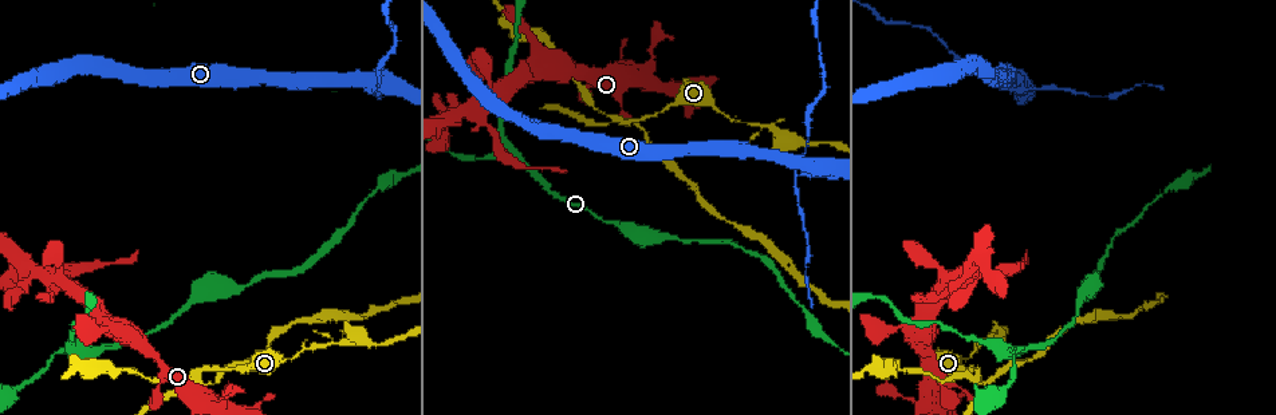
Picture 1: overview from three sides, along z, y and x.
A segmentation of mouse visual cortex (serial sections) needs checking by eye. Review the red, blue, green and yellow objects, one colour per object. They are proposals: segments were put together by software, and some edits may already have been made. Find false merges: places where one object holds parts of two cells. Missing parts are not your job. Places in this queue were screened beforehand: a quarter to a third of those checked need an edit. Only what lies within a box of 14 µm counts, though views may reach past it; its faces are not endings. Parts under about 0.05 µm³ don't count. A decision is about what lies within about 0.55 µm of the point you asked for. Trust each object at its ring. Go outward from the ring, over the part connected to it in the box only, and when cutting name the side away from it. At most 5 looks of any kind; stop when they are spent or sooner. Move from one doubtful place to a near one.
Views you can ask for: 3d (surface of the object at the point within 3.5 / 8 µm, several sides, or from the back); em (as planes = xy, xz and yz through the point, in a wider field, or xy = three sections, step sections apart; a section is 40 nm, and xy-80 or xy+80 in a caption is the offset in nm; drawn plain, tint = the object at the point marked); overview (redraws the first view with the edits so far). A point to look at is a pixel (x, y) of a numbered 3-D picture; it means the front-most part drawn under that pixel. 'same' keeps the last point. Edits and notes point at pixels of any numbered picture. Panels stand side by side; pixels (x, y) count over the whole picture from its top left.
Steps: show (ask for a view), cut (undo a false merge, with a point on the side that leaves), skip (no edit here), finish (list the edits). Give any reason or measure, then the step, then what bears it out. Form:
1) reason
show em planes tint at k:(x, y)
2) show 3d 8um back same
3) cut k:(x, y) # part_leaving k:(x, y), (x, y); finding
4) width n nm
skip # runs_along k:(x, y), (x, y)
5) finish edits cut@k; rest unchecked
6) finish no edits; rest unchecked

four arms meet
show 3d 3.5um at 1:(980, 373)

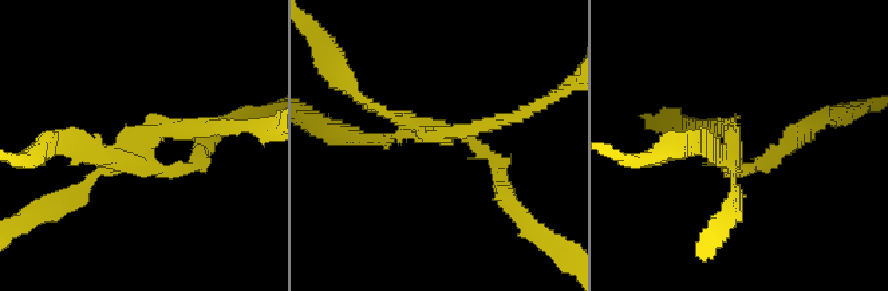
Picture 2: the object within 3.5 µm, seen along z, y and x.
arms 4; arm_widths 100, 150, 150, 200 nm
show em planes tint at 2:(150, 138)

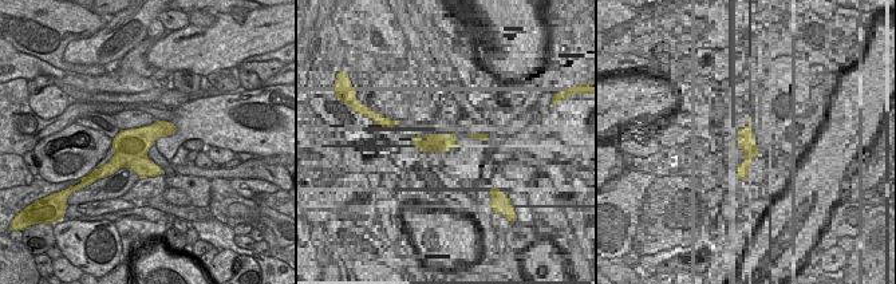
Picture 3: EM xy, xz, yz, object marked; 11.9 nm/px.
cut 2:(760, 160) # part_leaving 2:(725, 158), (694, 142), (652, 154); a second cell is stuck on

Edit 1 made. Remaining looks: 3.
show overview

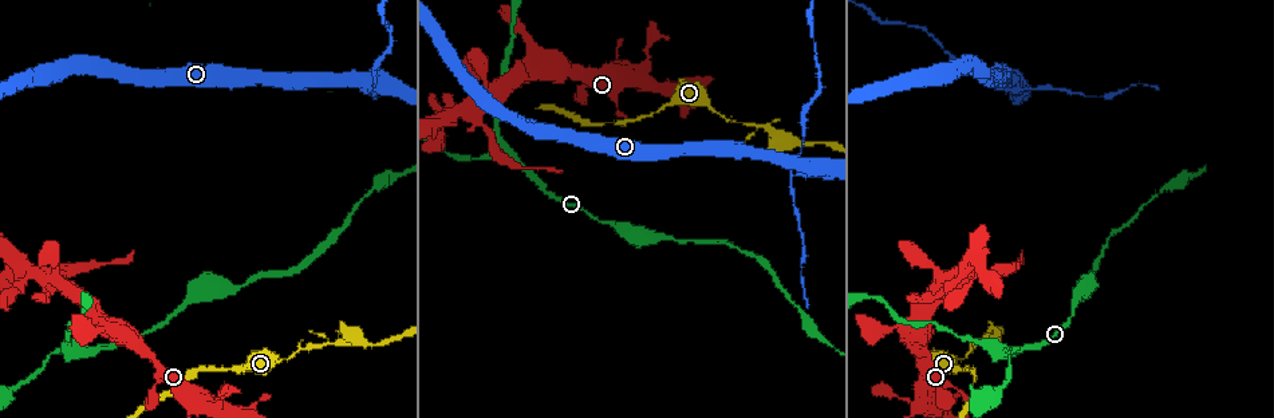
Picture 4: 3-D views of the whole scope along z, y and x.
four arms meet
show 3d 8um at 4:(642, 67)

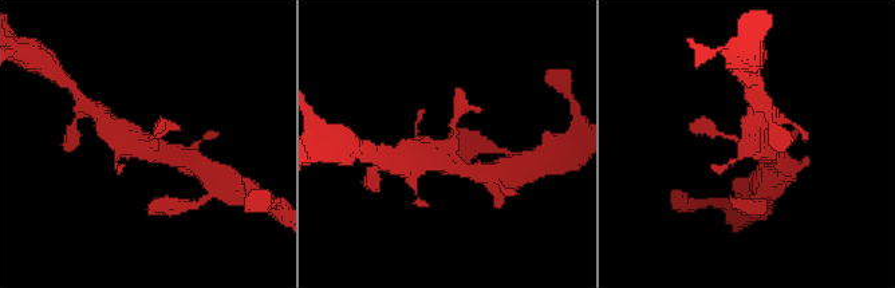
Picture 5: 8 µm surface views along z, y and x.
arms 4; arm_widths 150, 150, 450, 500 nm
show em xy step 5 tint at 5:(147, 145)

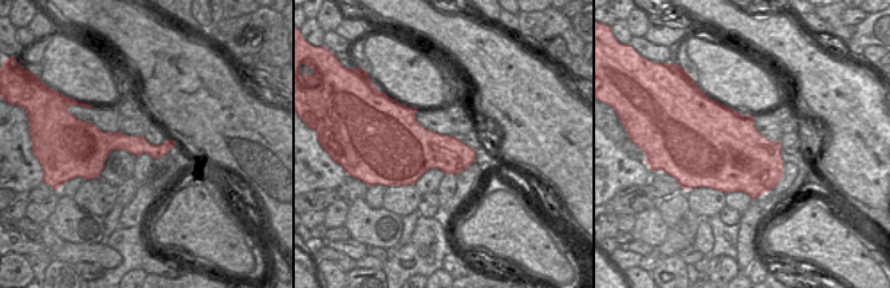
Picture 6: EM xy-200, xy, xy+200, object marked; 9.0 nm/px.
skip # runs_along 5:(110, 121), (130, 145), (172, 156); one cell here

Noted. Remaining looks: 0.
finish edits cut@2; rest unchecked

